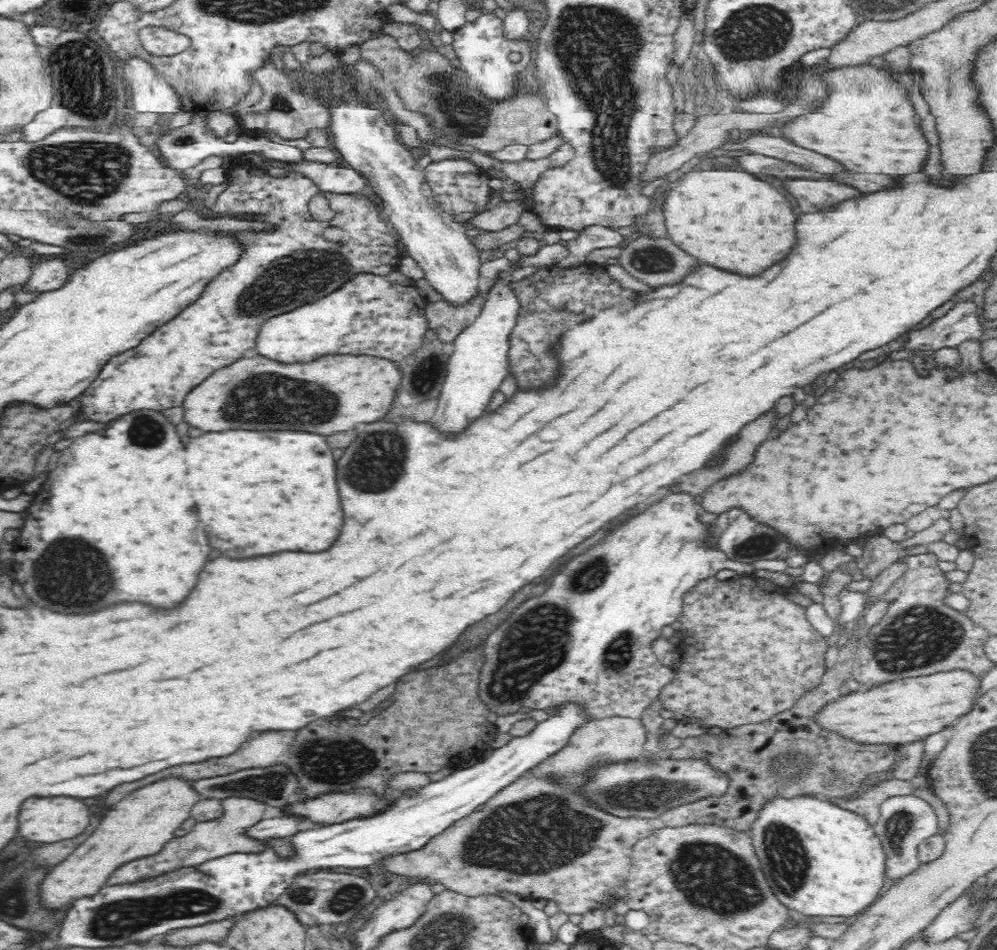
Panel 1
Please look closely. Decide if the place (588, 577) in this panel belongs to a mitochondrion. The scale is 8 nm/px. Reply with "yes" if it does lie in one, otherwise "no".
yes

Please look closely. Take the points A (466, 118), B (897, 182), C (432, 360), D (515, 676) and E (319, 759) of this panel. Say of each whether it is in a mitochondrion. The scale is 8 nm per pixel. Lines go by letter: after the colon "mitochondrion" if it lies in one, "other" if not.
A: mitochondrion
B: other
C: mitochondrion
D: mitochondrion
E: mitochondrion

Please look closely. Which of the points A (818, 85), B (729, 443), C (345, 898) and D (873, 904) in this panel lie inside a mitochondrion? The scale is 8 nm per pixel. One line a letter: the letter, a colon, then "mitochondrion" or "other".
A: other
B: other
C: mitochondrion
D: other

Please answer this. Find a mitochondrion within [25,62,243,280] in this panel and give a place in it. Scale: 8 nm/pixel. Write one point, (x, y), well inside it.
(106, 236)

